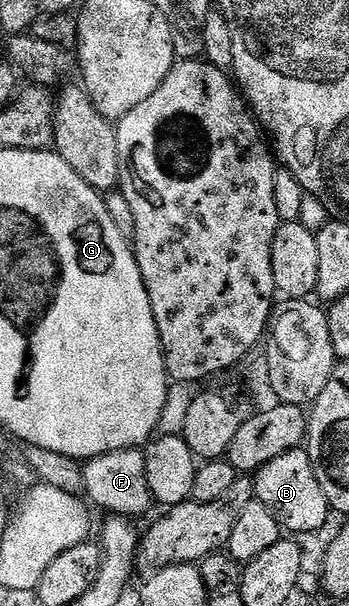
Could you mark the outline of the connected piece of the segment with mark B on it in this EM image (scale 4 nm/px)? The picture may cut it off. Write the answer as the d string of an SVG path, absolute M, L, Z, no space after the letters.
M299 447L288 449L284 454L278 455L277 458L270 459L260 469L254 473L254 497L255 500L262 503L262 507L266 507L266 511L270 511L270 515L274 515L274 519L278 522L281 530L292 533L312 533L308 535L316 535L320 528L328 521L328 513L330 514L330 506L326 495L322 495L322 487L318 487L318 479L314 479L314 467L308 458L307 448Z

